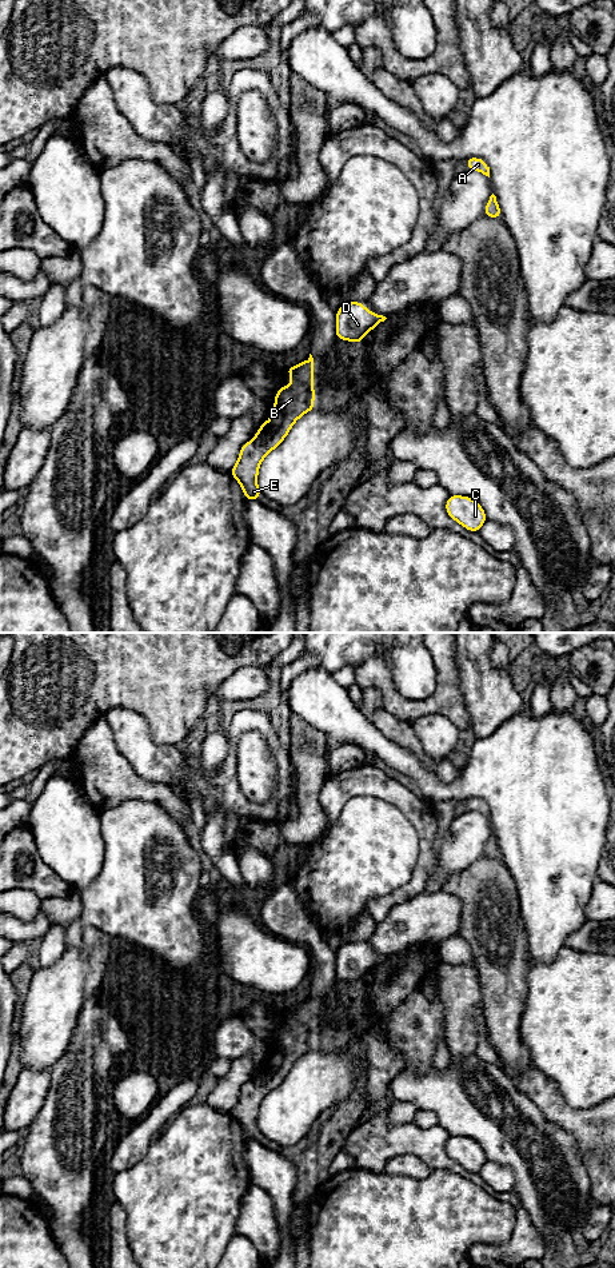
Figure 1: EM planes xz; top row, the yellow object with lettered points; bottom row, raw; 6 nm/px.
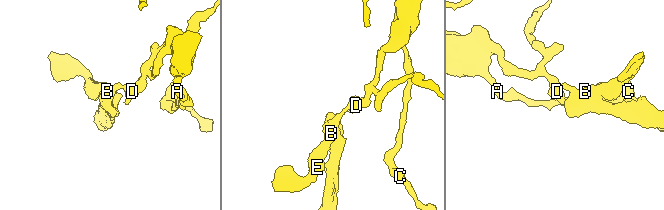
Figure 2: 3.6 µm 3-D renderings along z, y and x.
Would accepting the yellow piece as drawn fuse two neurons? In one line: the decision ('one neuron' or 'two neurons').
two neurons

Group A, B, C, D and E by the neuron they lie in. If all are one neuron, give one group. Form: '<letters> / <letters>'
A C D / B E

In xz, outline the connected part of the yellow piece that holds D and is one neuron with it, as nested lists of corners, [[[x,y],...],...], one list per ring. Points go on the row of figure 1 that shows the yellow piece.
[[[350,302],[336,311],[336,339],[351,340],[356,346],[387,318],[366,310],[360,302]]]

